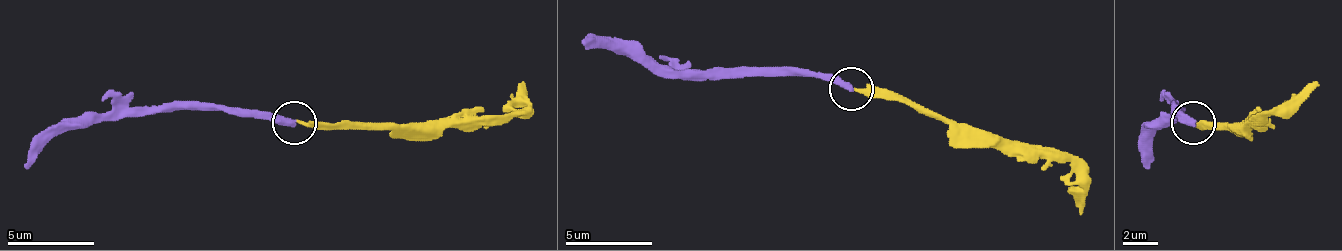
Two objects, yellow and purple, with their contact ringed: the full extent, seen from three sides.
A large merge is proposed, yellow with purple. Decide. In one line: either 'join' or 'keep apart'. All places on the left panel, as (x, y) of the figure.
keep apart

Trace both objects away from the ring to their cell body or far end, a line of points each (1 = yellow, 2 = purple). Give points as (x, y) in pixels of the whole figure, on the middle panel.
1: (855, 87), (885, 87), (955, 122), (1055, 153), (1081, 183), (1081, 214)
2: (850, 87), (811, 74), (672, 74), (580, 40)

